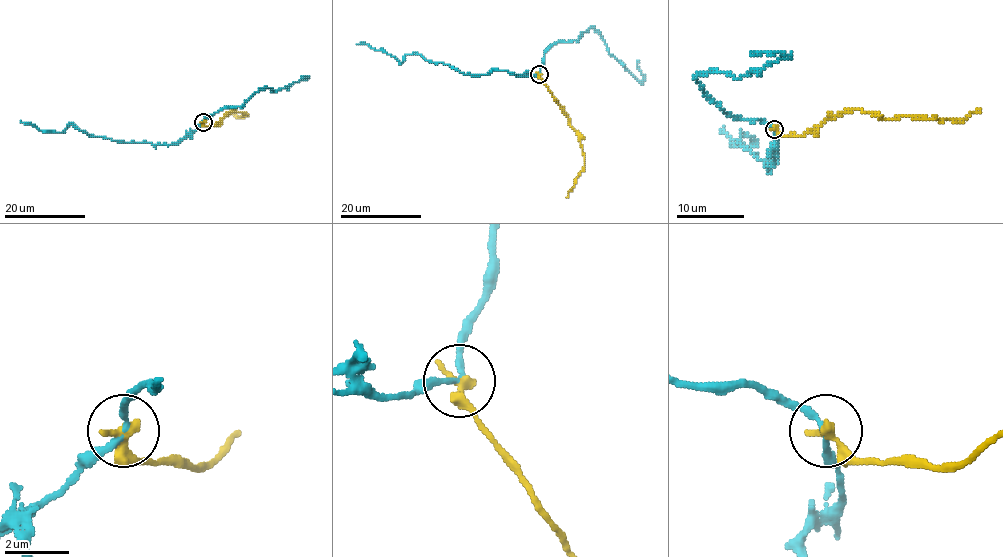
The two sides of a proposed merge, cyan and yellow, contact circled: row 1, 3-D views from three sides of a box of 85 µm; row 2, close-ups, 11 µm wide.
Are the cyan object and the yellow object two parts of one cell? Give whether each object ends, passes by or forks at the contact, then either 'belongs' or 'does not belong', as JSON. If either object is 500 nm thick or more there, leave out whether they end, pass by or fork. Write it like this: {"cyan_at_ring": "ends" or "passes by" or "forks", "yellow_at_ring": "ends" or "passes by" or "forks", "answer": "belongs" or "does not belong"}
{"cyan_at_ring": "passes by", "yellow_at_ring": "passes by", "answer": "does not belong"}

